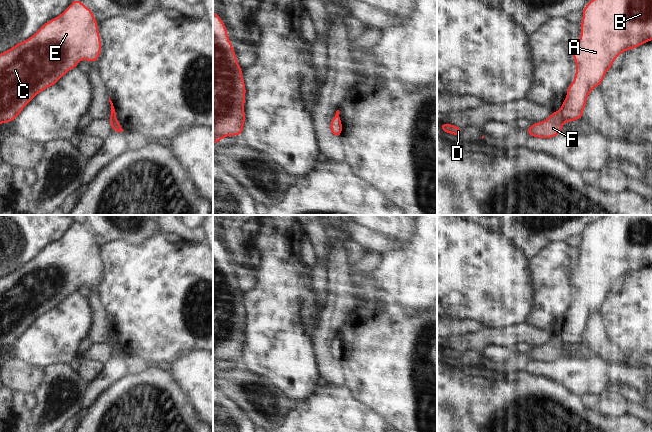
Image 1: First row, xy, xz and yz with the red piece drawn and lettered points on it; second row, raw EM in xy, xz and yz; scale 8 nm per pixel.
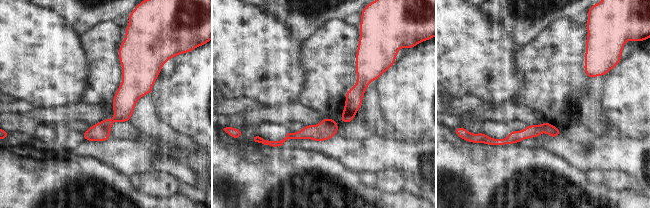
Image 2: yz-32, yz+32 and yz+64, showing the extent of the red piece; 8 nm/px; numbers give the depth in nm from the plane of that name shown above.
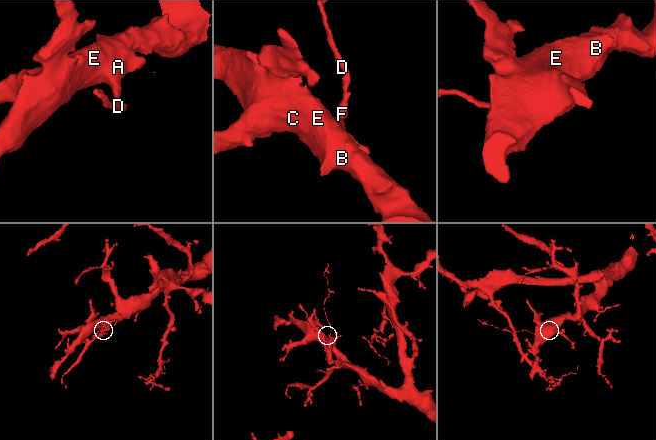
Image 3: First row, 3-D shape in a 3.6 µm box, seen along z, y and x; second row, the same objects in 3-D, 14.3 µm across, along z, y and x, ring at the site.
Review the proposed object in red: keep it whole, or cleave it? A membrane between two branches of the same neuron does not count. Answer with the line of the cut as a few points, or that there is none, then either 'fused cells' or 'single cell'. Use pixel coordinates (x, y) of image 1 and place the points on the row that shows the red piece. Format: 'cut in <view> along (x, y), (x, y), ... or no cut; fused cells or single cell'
no cut; single cell

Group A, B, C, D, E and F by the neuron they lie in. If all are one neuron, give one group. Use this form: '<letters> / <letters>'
A B C D E F

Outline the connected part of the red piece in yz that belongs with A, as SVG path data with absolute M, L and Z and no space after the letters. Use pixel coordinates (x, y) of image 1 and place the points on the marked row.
M590 0L581 11L581 35L572 53L576 63L573 82L561 109L553 112L544 122L534 122L526 129L536 138L554 138L563 129L563 123L583 118L587 97L593 88L601 86L615 59L624 51L631 50L652 40L652 0Z

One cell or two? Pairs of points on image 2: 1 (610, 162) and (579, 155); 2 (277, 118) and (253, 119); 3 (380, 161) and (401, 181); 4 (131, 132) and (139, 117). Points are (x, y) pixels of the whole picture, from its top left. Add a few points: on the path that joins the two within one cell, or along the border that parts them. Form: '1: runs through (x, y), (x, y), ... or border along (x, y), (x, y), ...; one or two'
1: runs through (602, 157), (587, 157); one
2: runs through (271, 117), (259, 117); one
3: border along (398, 170), (381, 170), (377, 172); two
4: border along (129, 121), (152, 139); two

